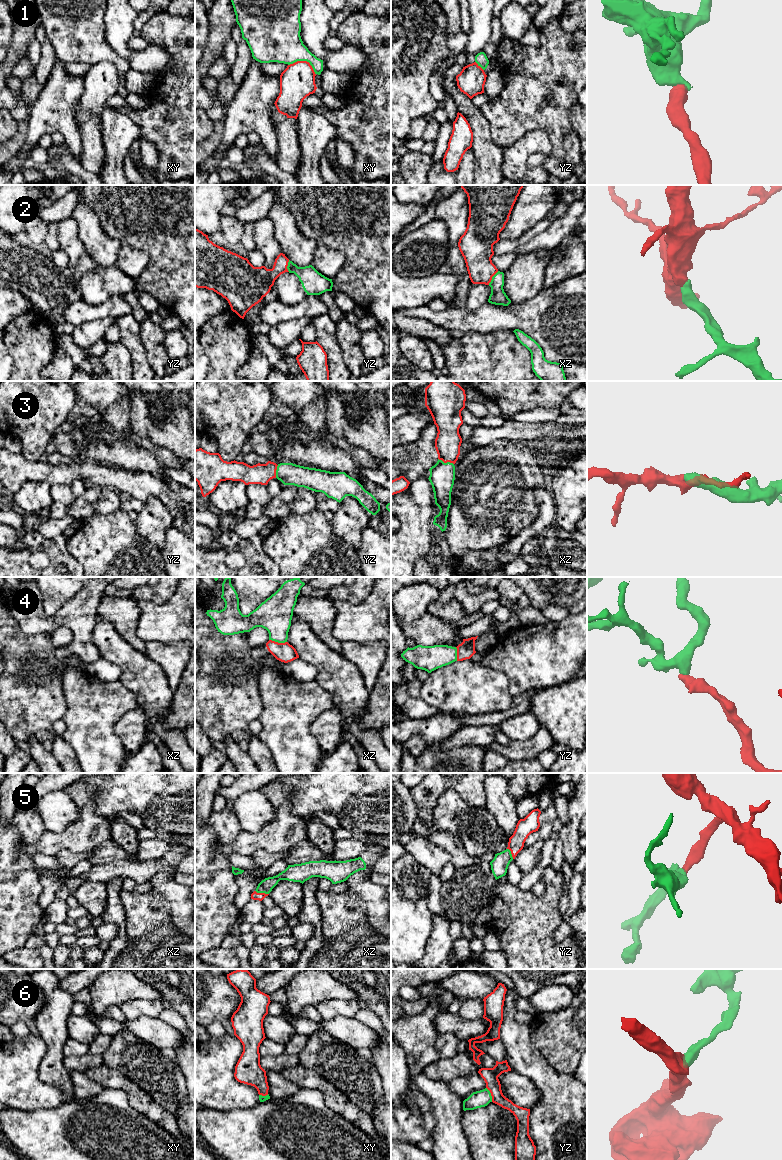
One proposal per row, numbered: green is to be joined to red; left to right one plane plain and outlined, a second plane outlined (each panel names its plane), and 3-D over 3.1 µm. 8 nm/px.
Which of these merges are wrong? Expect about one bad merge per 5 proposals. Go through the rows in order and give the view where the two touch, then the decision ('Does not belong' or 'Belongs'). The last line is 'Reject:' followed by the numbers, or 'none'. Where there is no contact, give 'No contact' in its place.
1: Touches red in xy. Does not belong
2: Touches red in xz. Belongs
3: Touches red in xz. Belongs
4: Touches red in xz. Belongs
5: Touches red in xz. Belongs
6: Touches red in yz. Belongs
Reject: 1

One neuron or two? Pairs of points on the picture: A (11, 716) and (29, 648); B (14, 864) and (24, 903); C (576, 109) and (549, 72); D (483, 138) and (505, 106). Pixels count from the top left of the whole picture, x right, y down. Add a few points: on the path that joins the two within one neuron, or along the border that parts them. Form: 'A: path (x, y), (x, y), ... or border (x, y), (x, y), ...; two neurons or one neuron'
A: path (26, 699), (29, 694), (29, 665); one neuron
B: path (14, 874), (14, 893); one neuron
C: border (576, 101), (570, 109), (570, 122), (573, 129); two neurons
D: border (479, 108), (489, 123), (493, 141), (503, 148); two neurons

